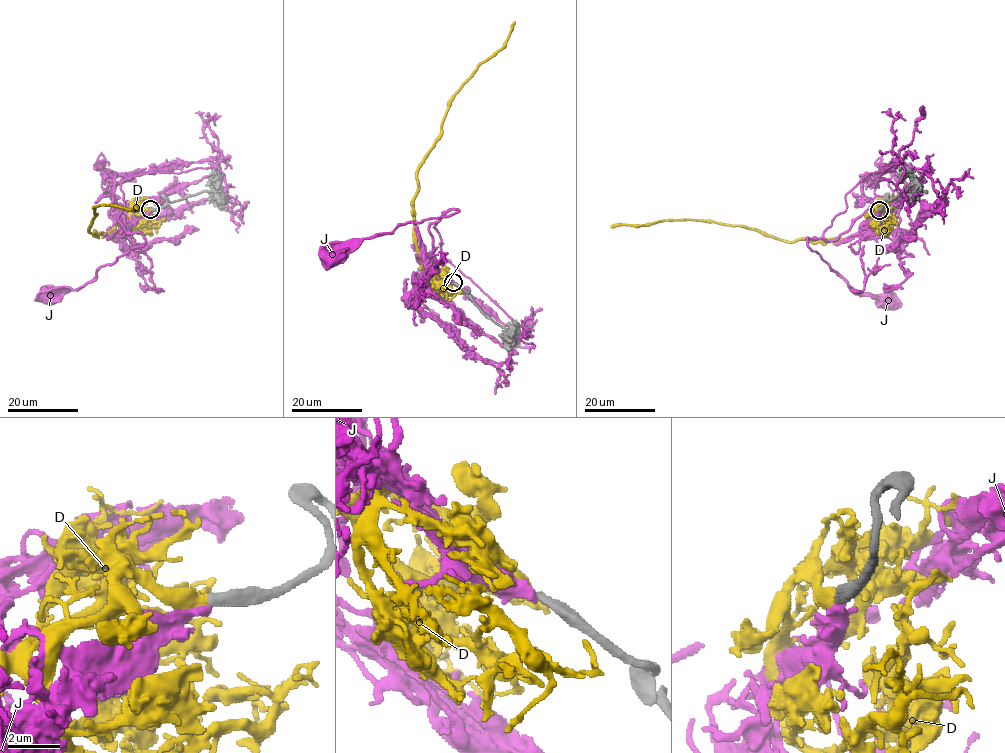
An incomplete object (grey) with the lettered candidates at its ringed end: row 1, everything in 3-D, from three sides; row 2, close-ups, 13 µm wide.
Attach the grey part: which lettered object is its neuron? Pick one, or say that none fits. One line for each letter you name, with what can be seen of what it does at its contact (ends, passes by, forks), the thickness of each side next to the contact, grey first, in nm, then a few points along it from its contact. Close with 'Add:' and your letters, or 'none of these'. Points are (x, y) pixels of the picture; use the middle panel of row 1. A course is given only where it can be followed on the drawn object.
D: it ends | 380/440 nm | via (452, 283), (423, 264), (416, 249), (413, 197), (418, 168), (440, 133), (448, 100), (504, 45), (515, 22)
Add: D

